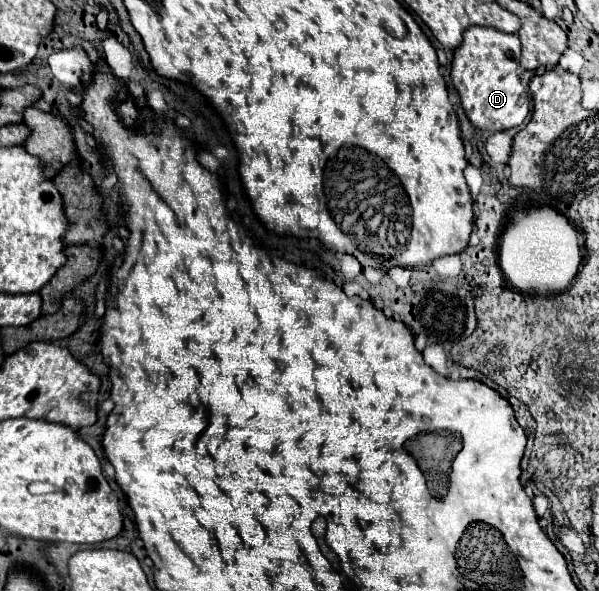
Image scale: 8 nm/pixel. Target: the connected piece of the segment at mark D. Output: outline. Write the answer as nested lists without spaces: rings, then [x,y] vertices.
[[[472,26],[464,32],[464,42],[454,50],[452,82],[460,96],[468,120],[488,132],[500,132],[520,126],[530,110],[530,96],[518,78],[520,40],[516,34],[506,34],[494,28]]]

